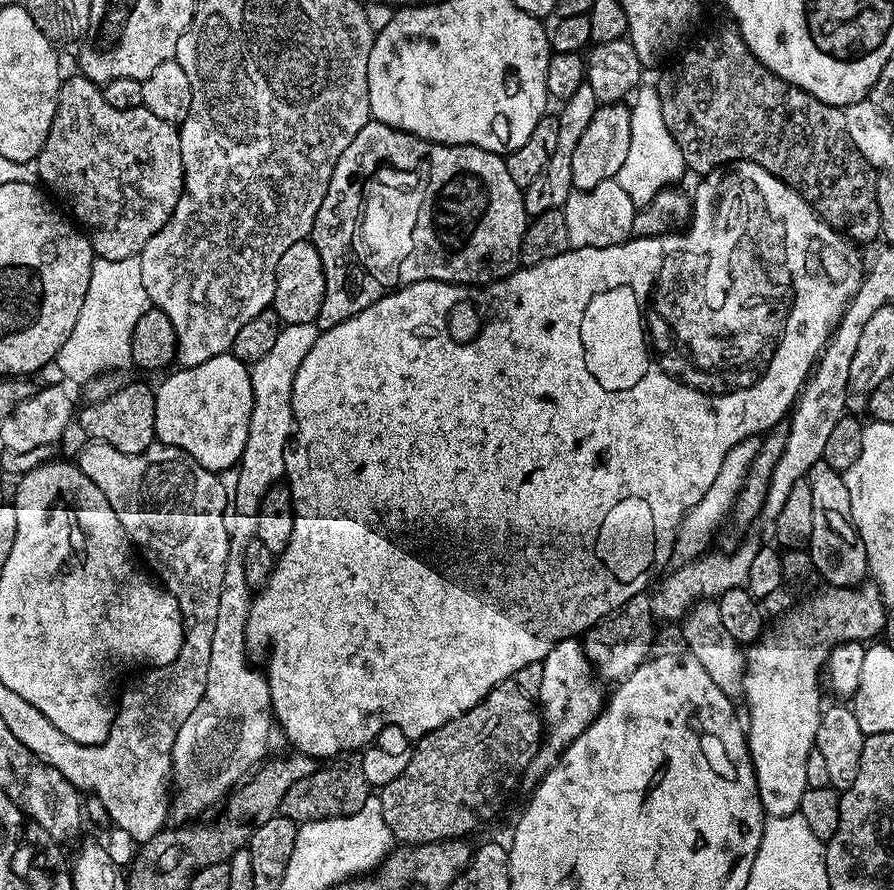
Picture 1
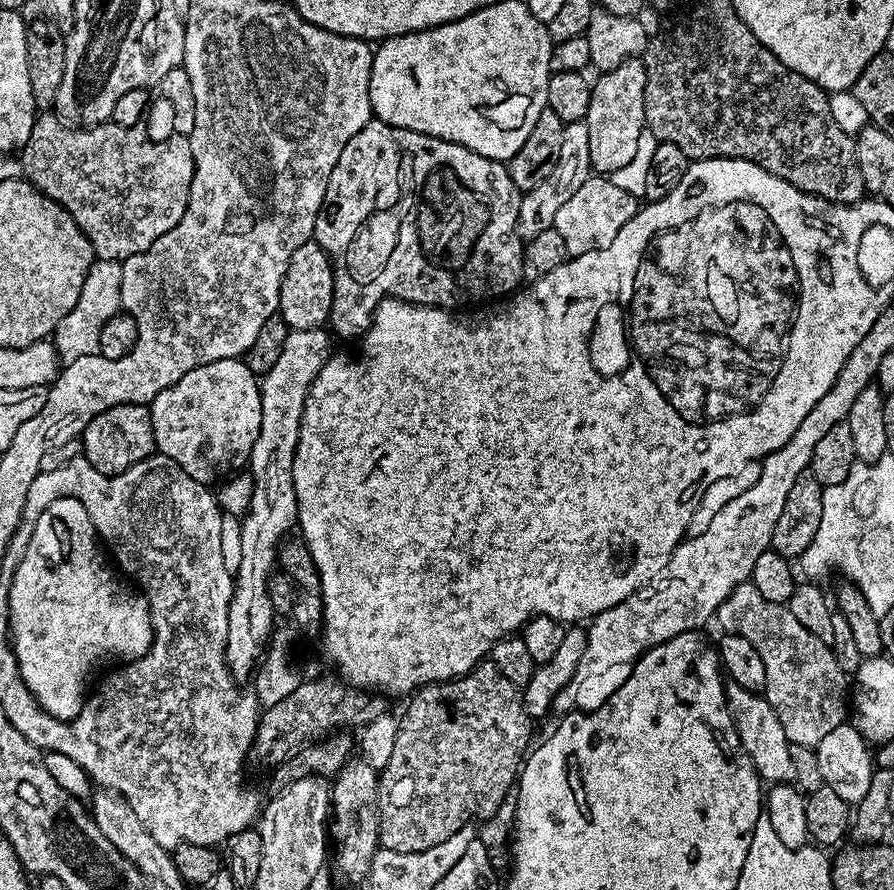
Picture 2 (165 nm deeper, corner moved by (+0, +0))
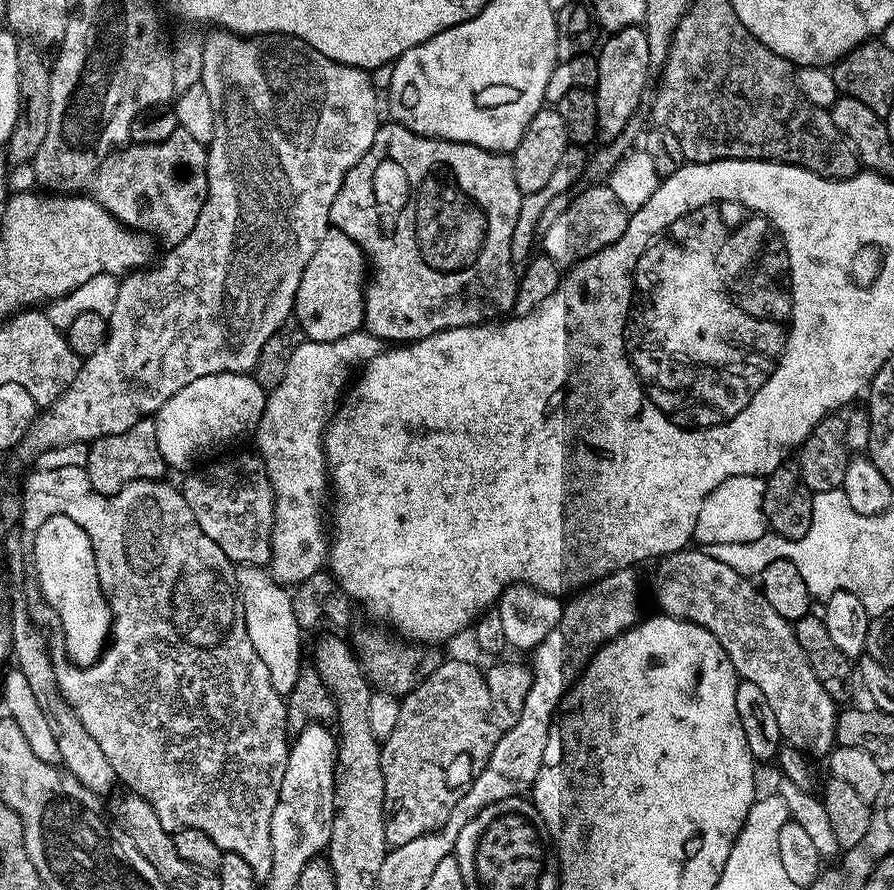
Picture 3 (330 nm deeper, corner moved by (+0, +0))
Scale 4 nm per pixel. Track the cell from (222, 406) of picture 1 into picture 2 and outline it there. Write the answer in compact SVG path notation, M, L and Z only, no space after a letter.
M243 359L219 360L198 366L198 370L190 370L190 374L178 378L174 386L155 396L150 407L156 452L178 462L182 470L190 474L190 478L211 485L212 480L219 481L233 470L243 469L249 463L252 447L262 426L262 402L258 377L244 365Z

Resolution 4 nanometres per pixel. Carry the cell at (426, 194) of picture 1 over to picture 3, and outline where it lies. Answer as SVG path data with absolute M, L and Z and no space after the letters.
M395 122L381 123L379 130L374 134L374 142L370 142L370 150L366 150L360 161L344 175L344 181L330 206L328 215L329 225L342 230L342 234L350 237L364 251L370 265L370 275L367 277L364 290L363 331L378 337L381 342L411 342L426 338L430 334L445 332L447 328L487 324L511 313L516 307L518 272L510 254L510 238L514 234L514 222L518 222L521 195L518 182L514 182L511 155L491 152L473 144L438 140L434 136L420 136L417 132L411 132L409 128Z

